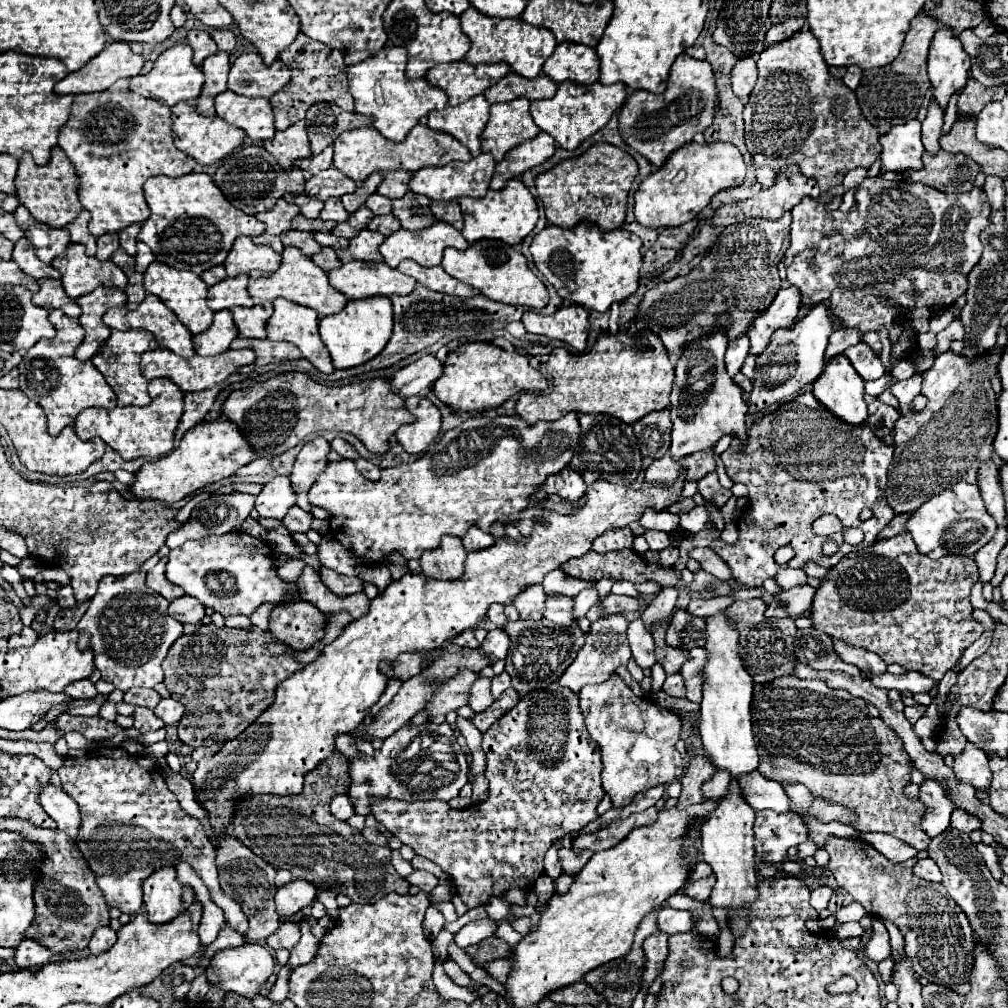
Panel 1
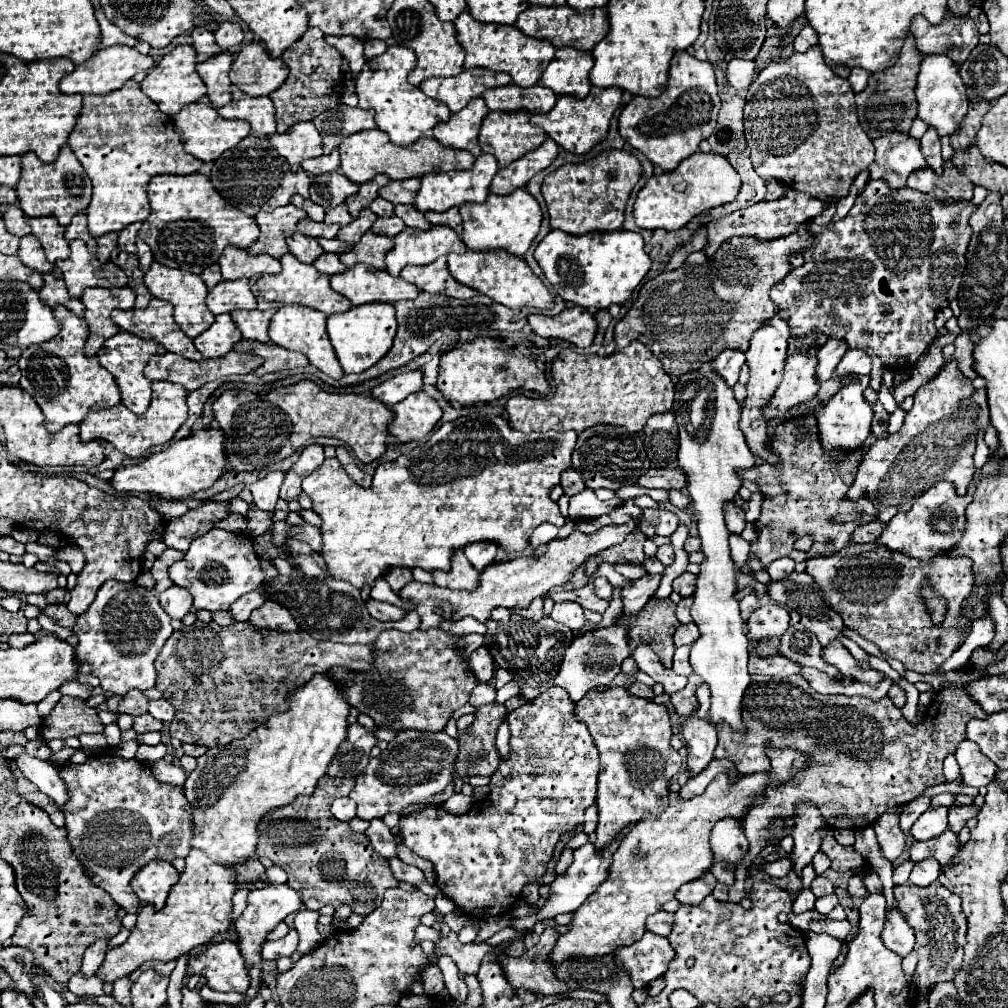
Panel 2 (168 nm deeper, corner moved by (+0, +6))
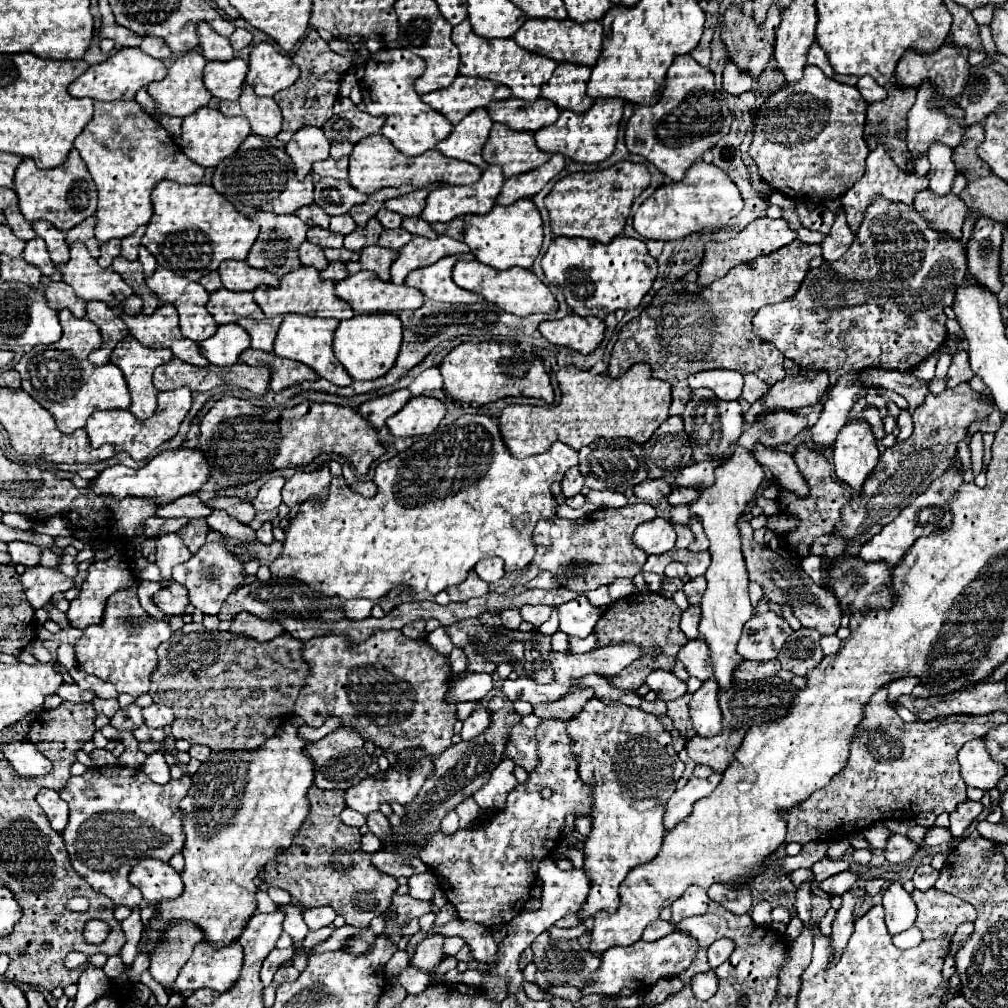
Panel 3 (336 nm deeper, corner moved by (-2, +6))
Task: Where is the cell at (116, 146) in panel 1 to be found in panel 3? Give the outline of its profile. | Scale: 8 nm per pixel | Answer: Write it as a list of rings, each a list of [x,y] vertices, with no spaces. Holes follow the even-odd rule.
[[[135,99],[133,101],[95,101],[95,113],[93,119],[85,125],[85,129],[75,139],[75,149],[81,153],[93,181],[99,193],[99,207],[95,211],[97,225],[95,225],[95,237],[99,243],[105,243],[109,239],[123,239],[131,235],[139,225],[147,225],[153,215],[151,205],[151,191],[157,181],[171,179],[179,183],[201,183],[205,169],[187,155],[183,155],[181,147],[175,143],[175,139],[169,135],[169,131],[153,119]]]

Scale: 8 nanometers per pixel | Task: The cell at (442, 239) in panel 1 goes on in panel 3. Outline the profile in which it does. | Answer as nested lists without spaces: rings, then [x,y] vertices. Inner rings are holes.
[[[415,235],[403,249],[399,249],[399,257],[391,265],[391,281],[401,285],[409,271],[433,265],[437,259],[445,255],[465,255],[469,247],[463,241],[455,241],[449,235],[439,235],[437,239],[427,239]]]

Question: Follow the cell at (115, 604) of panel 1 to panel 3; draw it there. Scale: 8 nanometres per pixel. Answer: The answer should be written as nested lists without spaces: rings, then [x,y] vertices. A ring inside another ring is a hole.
[[[135,589],[117,591],[105,605],[101,623],[89,625],[83,637],[75,643],[75,657],[85,673],[113,683],[119,693],[139,697],[149,691],[149,675],[157,665],[157,647],[171,637],[171,625],[167,619],[155,619],[137,607]]]

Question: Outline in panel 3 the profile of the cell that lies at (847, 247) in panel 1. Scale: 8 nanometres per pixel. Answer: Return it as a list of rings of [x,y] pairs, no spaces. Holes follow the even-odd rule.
[[[879,197],[867,205],[859,233],[845,255],[809,269],[799,291],[791,299],[765,305],[757,311],[753,327],[761,339],[773,343],[801,369],[827,369],[831,383],[847,371],[869,367],[911,371],[947,339],[947,329],[939,325],[935,317],[943,313],[947,305],[953,305],[957,287],[967,273],[965,263],[963,239],[953,239],[947,233],[943,235],[931,229],[915,207]]]

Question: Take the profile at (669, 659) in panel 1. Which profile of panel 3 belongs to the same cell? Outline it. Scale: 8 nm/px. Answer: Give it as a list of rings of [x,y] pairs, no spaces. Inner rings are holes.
[[[633,593],[627,599],[619,599],[609,605],[609,609],[597,621],[597,637],[599,637],[597,647],[607,645],[607,643],[615,643],[615,641],[627,641],[627,643],[635,643],[643,649],[641,659],[637,659],[629,667],[625,667],[625,671],[615,675],[615,679],[609,679],[615,687],[625,689],[625,691],[635,691],[641,683],[645,683],[651,667],[673,671],[673,665],[677,659],[675,655],[677,655],[679,647],[687,641],[687,637],[679,629],[679,615],[681,613],[683,611],[673,603],[673,599],[663,597],[659,593],[643,593],[643,595]],[[657,649],[661,653],[653,655]]]

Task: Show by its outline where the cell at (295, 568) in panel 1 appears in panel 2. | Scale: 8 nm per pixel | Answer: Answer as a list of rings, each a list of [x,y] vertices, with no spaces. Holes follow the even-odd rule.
[[[255,589],[255,591],[243,595],[241,599],[237,599],[237,601],[229,607],[229,615],[231,615],[235,621],[247,621],[249,615],[251,615],[251,611],[253,611],[253,605],[267,601],[265,597],[261,597],[261,593],[263,593],[263,591]]]

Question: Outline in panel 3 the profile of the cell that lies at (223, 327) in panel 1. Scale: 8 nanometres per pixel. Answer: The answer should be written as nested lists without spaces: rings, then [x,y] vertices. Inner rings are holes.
[[[225,323],[217,327],[217,333],[199,343],[199,351],[209,359],[209,363],[219,367],[229,367],[239,361],[239,355],[249,347],[249,335],[237,323]]]

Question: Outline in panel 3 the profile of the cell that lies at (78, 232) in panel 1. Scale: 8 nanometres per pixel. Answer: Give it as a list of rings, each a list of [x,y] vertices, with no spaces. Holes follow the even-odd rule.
[[[87,217],[83,223],[79,223],[67,231],[67,243],[69,245],[75,241],[83,243],[89,249],[89,253],[97,259],[99,257],[99,241],[93,235],[93,227],[95,227],[95,217]]]

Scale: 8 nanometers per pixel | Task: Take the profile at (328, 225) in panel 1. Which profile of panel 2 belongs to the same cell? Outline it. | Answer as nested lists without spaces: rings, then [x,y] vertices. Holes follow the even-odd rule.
[[[305,217],[299,225],[297,225],[297,229],[303,233],[303,235],[309,235],[309,237],[325,237],[325,239],[333,239],[335,235],[337,235],[337,231],[339,231],[339,225],[327,225],[327,223],[317,223],[317,221],[313,221],[313,219],[309,219],[309,217]]]

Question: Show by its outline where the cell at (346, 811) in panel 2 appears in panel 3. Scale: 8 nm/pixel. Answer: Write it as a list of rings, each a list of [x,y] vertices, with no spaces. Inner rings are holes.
[[[345,807],[341,811],[341,821],[347,823],[347,825],[353,825],[353,827],[361,827],[361,825],[365,825],[365,815],[359,815],[359,811]]]

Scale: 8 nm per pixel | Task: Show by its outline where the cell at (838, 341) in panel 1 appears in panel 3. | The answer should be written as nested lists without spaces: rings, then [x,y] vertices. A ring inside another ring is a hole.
[[[799,371],[797,375],[787,373],[785,379],[775,383],[769,393],[751,405],[745,413],[745,421],[755,421],[759,411],[777,411],[777,409],[799,409],[807,405],[815,405],[821,395],[829,387],[829,373],[827,371]]]

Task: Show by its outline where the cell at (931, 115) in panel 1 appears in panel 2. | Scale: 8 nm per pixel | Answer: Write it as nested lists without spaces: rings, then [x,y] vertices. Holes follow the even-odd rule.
[[[931,127],[927,129],[927,133],[919,139],[921,143],[921,151],[927,159],[927,165],[937,173],[941,175],[943,173],[943,159],[941,159],[941,141],[939,141],[939,135],[937,131],[933,131]]]

